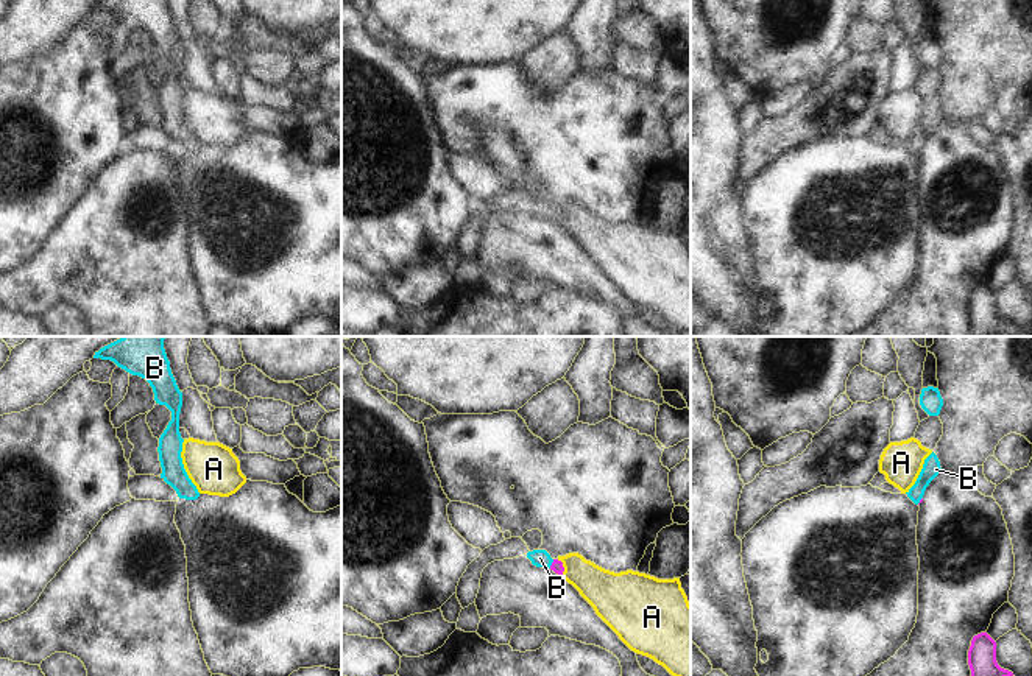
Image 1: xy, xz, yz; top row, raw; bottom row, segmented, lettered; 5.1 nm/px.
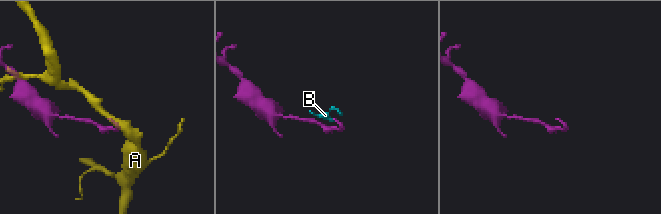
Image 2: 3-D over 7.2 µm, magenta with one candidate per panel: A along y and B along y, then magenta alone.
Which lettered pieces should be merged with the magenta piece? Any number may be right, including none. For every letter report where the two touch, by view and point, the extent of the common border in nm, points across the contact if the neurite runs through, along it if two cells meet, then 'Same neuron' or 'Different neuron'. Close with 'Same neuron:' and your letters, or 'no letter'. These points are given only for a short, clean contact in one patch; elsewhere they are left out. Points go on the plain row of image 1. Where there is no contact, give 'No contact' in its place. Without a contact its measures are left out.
A: Touches magenta at xz (563, 218). Shared border 90 nm. Boundary: xz (557, 211), (563, 218), (561, 226). Different neuron
B: Touches magenta at xz (552, 215). Shared border 50 nm. Path across: xz (557, 217), (552, 215), (540, 209). Same neuron
Same neuron: B.

